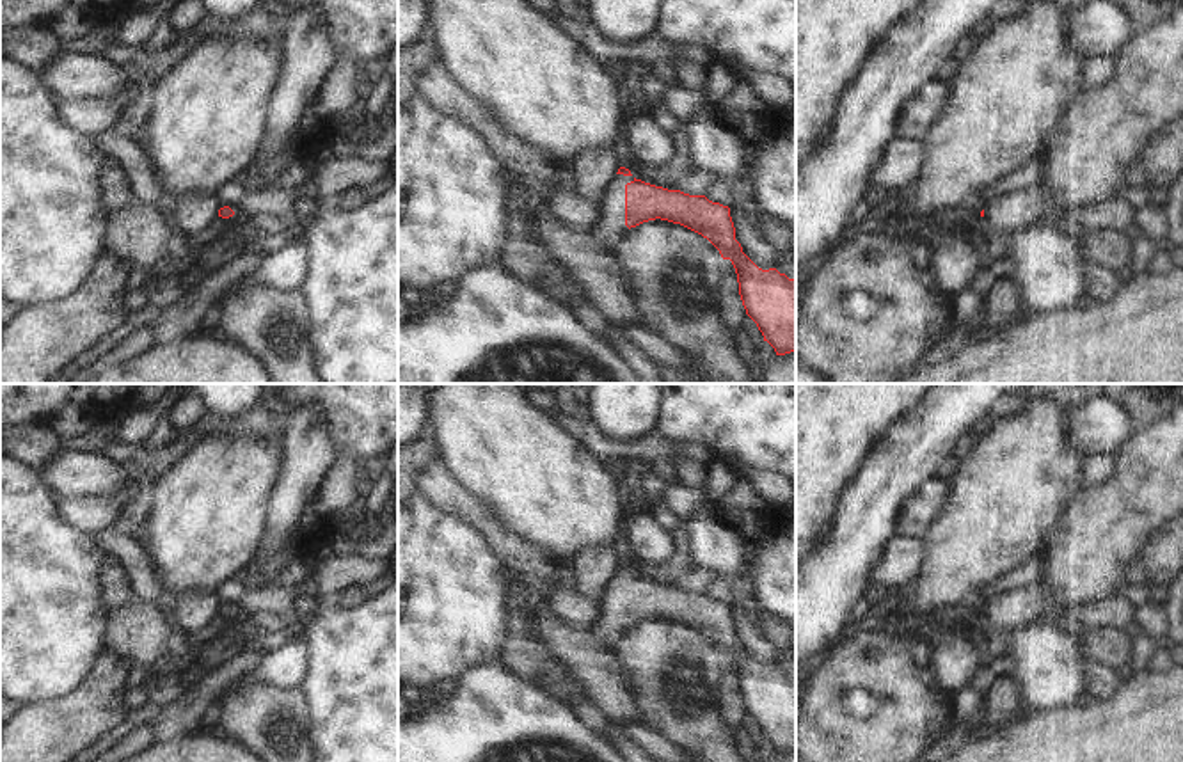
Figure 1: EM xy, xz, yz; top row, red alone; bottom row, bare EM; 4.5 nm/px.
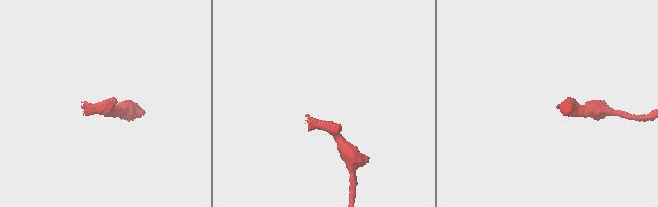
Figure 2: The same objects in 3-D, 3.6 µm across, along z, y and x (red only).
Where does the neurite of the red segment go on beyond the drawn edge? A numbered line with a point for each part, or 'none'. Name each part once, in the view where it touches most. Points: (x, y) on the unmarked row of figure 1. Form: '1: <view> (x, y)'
1: xz (610, 622)

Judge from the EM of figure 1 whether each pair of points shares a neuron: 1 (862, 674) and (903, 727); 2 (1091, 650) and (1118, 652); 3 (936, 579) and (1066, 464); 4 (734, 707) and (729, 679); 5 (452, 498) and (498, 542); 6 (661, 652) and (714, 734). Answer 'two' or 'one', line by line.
1: one
2: one
3: one
4: one
5: one
6: one

